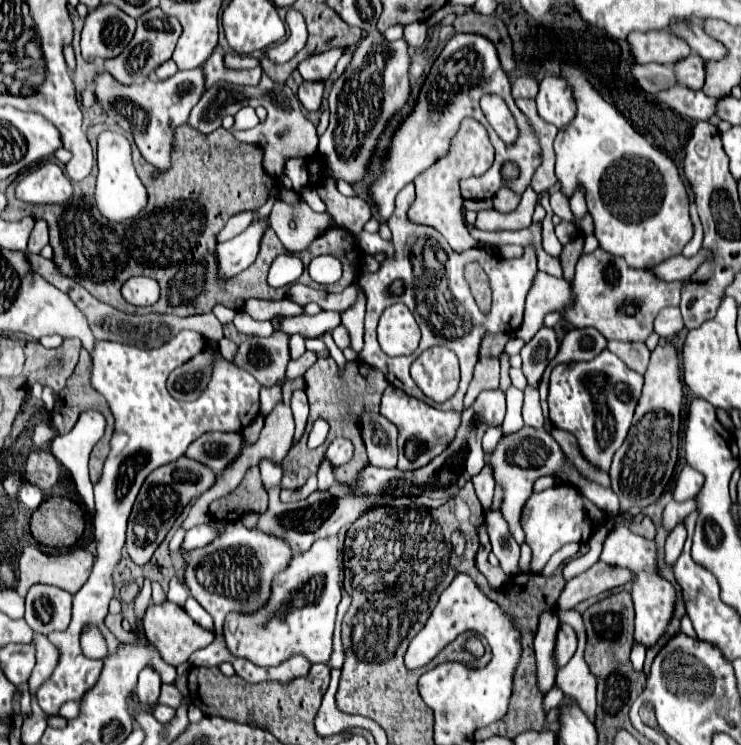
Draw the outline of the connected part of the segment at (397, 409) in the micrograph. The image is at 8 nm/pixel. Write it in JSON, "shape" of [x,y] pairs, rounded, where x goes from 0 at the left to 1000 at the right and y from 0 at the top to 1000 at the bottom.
{"shape":[[[524,518],[518,523],[513,556],[518,556],[537,574],[537,601],[540,601],[537,628],[540,631],[564,631],[567,626],[575,626],[586,612],[591,612],[607,596],[607,591],[615,583],[615,574],[621,569],[621,556],[588,550],[556,532],[551,534],[545,526],[540,526],[537,521],[529,521],[529,518]]]}

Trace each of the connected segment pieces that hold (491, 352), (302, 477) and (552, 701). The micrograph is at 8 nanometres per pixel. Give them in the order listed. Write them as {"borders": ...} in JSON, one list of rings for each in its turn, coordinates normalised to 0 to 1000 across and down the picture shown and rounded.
{"borders":[[[[656,448],[656,454],[650,456],[650,464],[648,464],[648,478],[669,481],[672,475],[677,475],[686,454],[688,454],[686,448]]],[[[413,585],[389,607],[389,612],[381,617],[381,655],[405,655],[416,644],[418,636],[424,636],[432,626],[437,601],[418,604],[413,599]]],[[[748,918],[745,921],[745,926],[737,932],[737,937],[734,937],[734,950],[737,950],[737,956],[745,950],[745,948],[750,948],[750,945],[756,945],[758,942],[758,937],[761,937],[761,932],[758,932],[758,926]]]]}

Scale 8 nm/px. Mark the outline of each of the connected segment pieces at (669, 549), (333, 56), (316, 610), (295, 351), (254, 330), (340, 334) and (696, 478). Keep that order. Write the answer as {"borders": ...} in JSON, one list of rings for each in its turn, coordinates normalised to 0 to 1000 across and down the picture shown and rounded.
{"borders":[[[[918,701],[901,719],[901,728],[899,728],[899,752],[904,757],[910,757],[920,741],[920,733],[926,728],[926,709],[923,709],[923,701]]],[[[448,64],[435,72],[424,72],[402,86],[402,97],[413,110],[443,110],[462,72],[464,72],[464,64]]],[[[456,719],[429,725],[416,741],[399,744],[391,762],[372,773],[359,816],[340,827],[310,824],[302,835],[302,854],[313,878],[359,894],[372,894],[394,878],[410,878],[424,891],[445,889],[453,816],[462,805],[459,770],[462,730]]],[[[397,448],[397,451],[391,454],[391,478],[399,483],[399,481],[405,481],[410,472],[413,472],[413,464],[410,464],[410,451]]],[[[324,417],[316,424],[316,438],[321,446],[335,451],[364,451],[364,432],[345,432],[333,420]]],[[[456,438],[456,440],[448,446],[448,451],[451,451],[451,459],[453,459],[453,464],[456,464],[459,470],[464,470],[464,467],[472,464],[472,448],[470,448],[470,443],[467,443],[464,438]]],[[[923,626],[923,631],[915,639],[915,647],[912,647],[910,671],[920,674],[920,671],[939,666],[945,660],[947,650],[950,650],[950,639],[942,631],[937,631],[934,626]]]]}

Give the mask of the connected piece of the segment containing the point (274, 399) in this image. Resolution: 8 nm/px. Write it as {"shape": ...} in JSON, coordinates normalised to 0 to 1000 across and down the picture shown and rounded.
{"shape":[[[375,513],[370,518],[351,523],[351,554],[359,560],[381,537],[381,514]]]}

